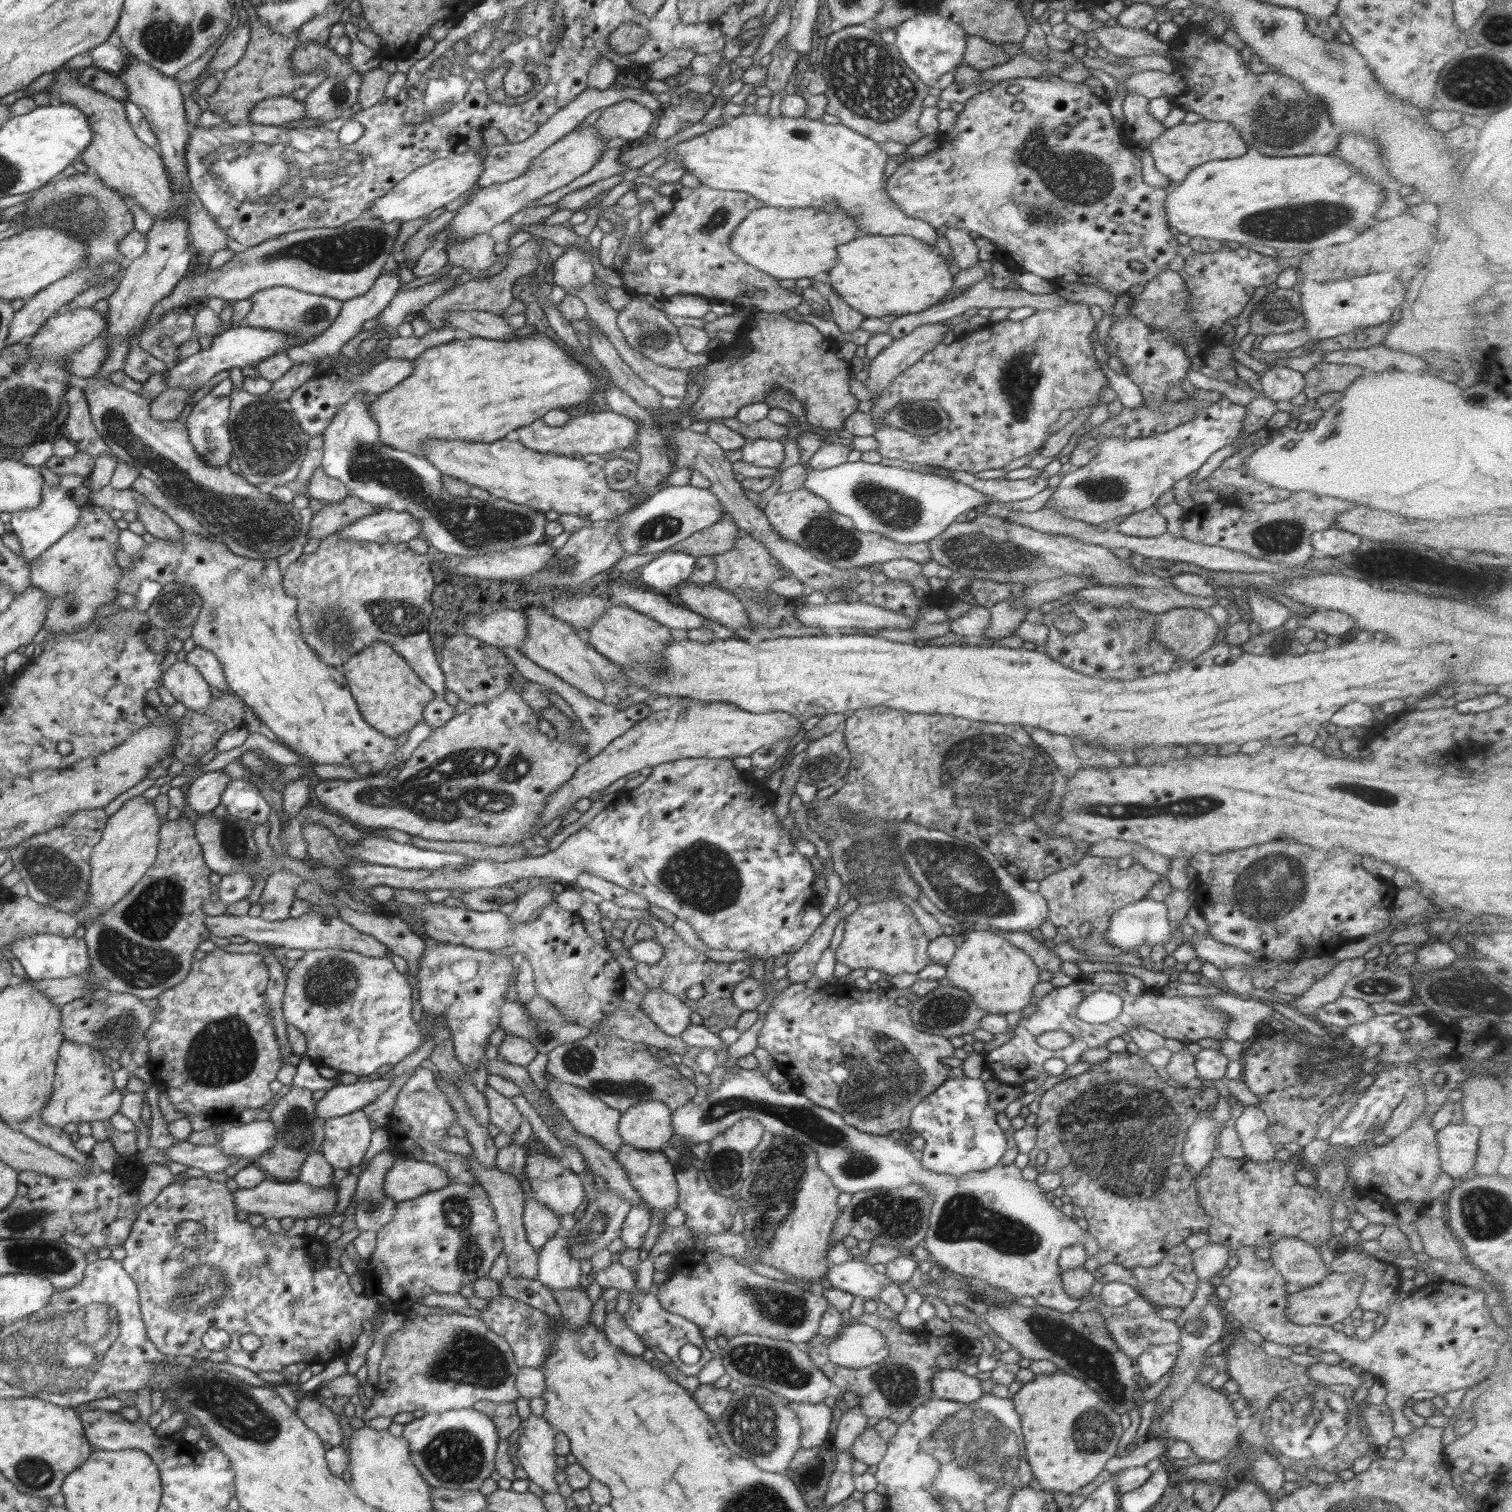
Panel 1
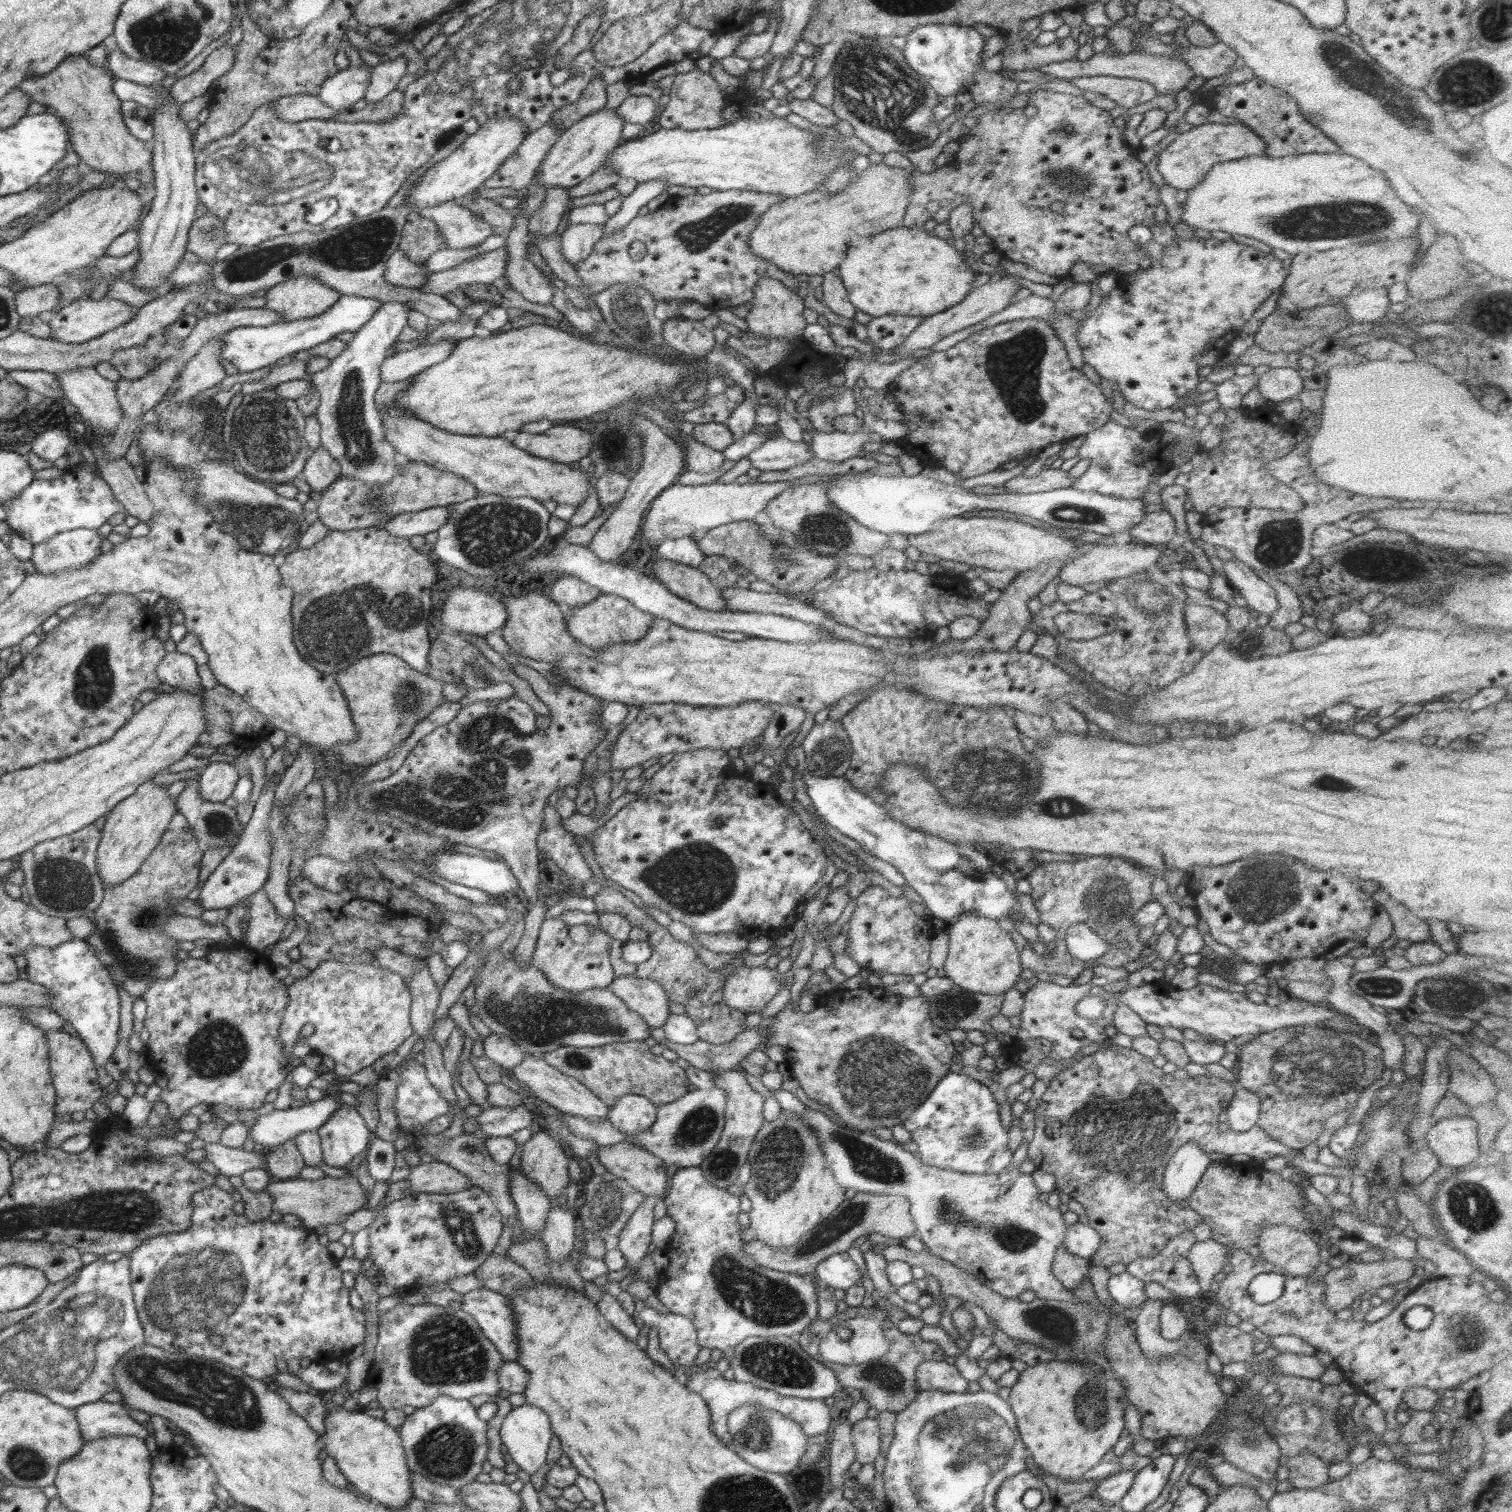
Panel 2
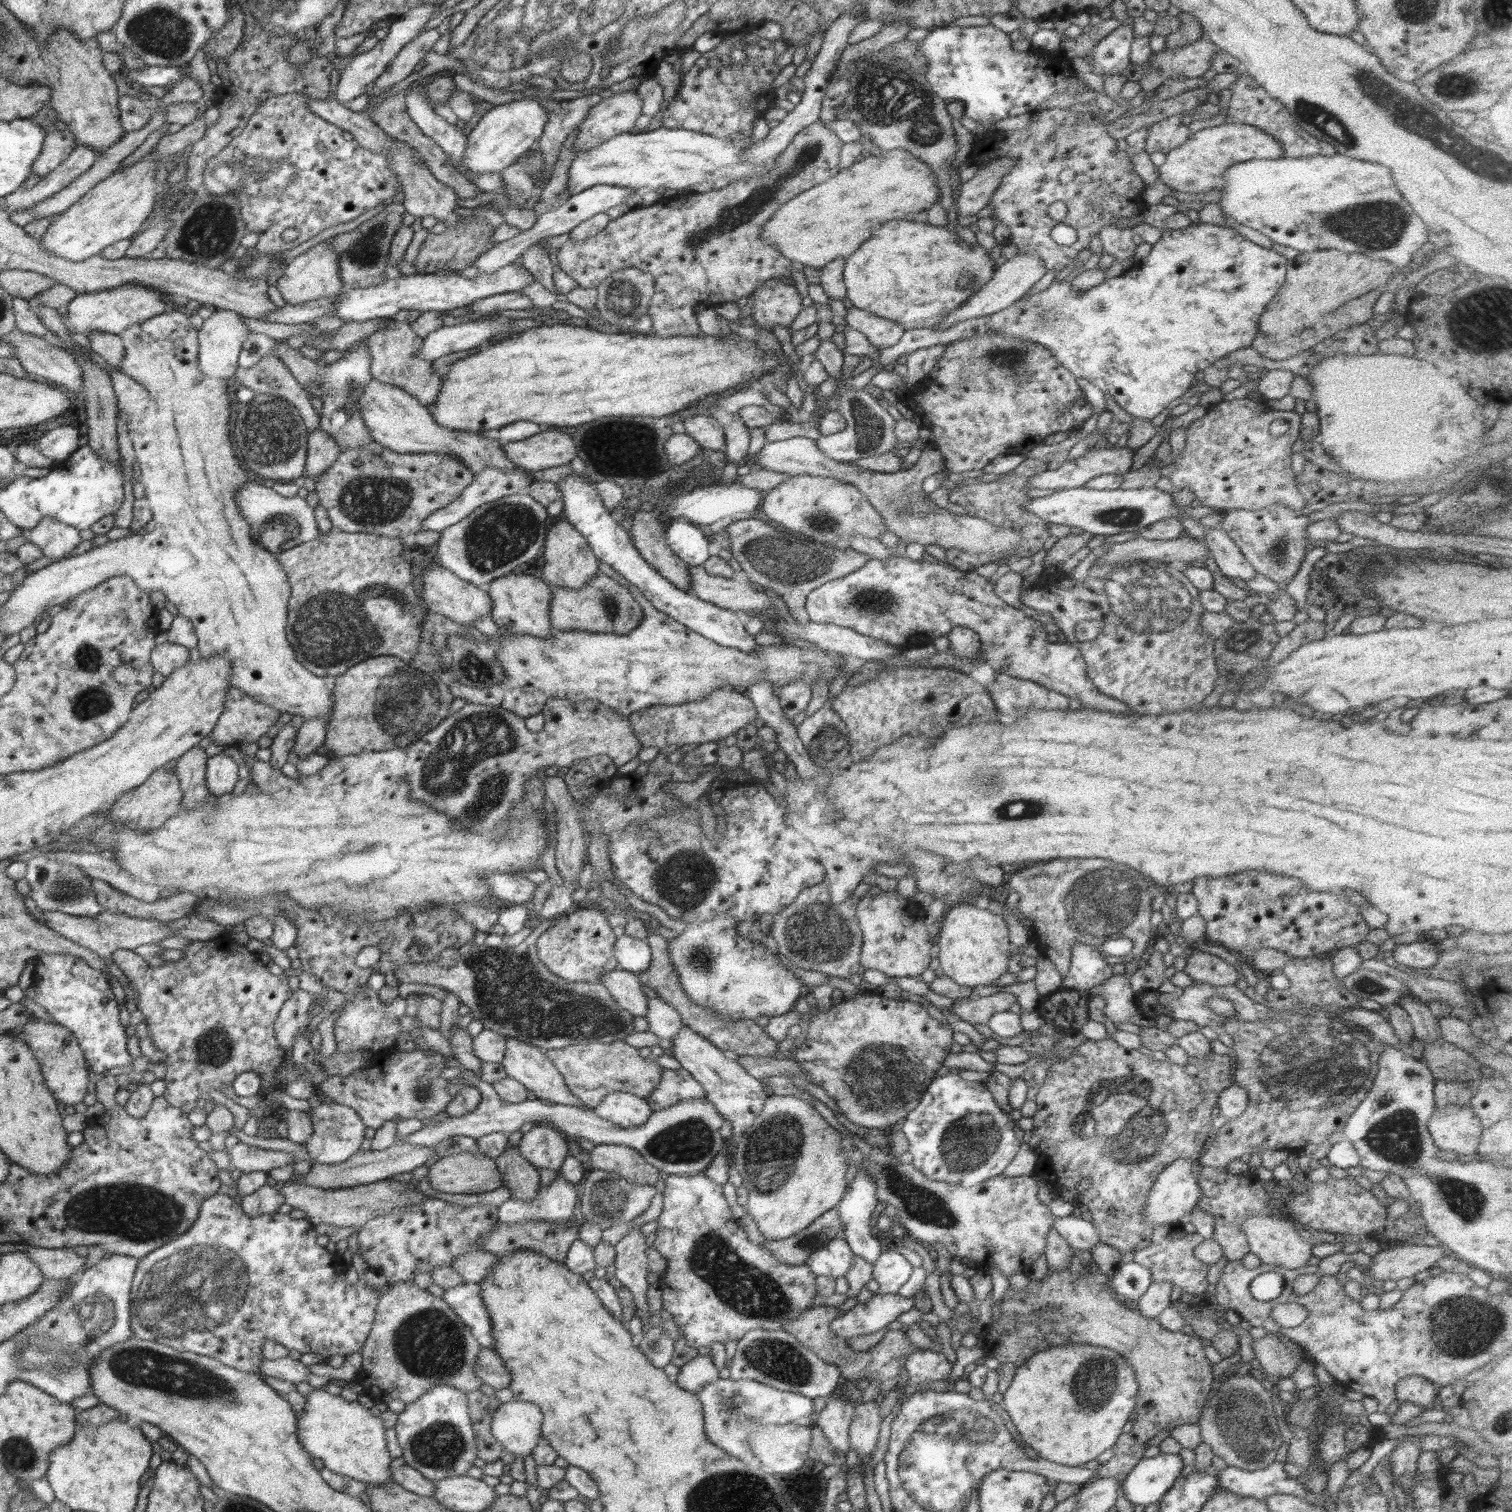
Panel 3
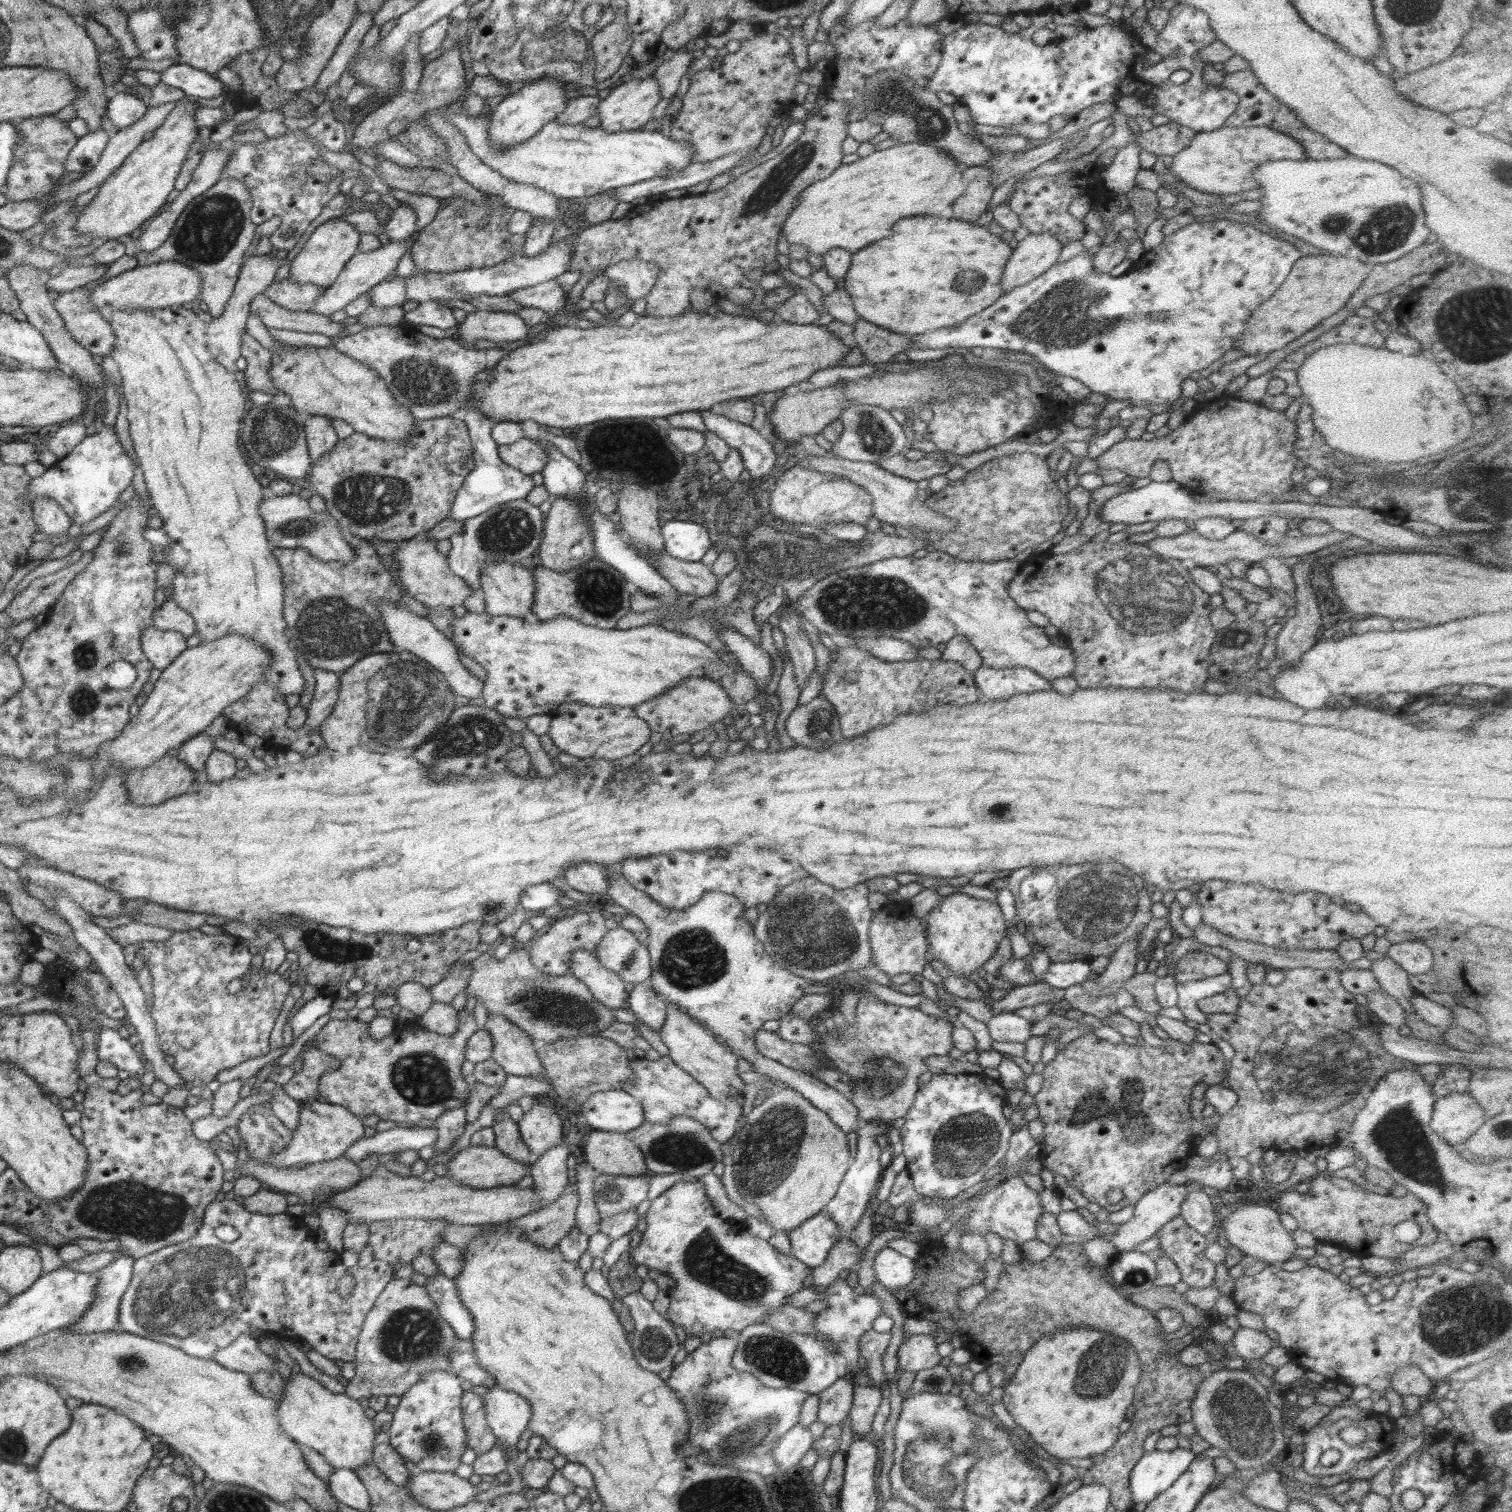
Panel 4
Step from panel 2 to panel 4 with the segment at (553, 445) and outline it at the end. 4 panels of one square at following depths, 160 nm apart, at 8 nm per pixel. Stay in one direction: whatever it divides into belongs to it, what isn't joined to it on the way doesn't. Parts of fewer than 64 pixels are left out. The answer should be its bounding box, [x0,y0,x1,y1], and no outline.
[498,436,548,476]

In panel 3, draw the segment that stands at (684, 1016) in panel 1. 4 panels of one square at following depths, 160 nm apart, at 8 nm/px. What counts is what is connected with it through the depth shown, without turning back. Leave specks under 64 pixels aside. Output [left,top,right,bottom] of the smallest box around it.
[601,968,648,1016]

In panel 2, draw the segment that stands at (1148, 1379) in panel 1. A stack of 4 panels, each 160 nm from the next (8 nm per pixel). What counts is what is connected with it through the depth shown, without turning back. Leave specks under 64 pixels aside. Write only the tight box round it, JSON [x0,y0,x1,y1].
[1132,1299,1184,1362]

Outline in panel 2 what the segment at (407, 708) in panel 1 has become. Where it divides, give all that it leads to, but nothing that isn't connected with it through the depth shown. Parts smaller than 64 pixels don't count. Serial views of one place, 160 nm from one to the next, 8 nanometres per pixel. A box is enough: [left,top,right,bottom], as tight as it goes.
[334,654,446,768]

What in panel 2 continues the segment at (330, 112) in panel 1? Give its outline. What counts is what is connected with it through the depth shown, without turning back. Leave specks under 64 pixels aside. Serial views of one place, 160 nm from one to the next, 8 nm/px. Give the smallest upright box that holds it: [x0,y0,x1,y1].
[317,66,370,112]

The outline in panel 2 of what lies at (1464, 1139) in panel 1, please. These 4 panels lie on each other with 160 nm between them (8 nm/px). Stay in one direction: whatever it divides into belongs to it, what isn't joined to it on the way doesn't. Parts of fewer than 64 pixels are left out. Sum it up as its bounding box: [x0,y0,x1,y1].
[1426,1116,1480,1171]

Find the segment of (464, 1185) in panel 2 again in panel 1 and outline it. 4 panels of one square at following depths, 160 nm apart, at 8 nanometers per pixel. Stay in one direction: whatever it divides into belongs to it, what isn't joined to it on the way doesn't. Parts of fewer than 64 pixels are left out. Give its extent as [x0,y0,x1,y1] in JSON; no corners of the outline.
[383,1156,450,1202]

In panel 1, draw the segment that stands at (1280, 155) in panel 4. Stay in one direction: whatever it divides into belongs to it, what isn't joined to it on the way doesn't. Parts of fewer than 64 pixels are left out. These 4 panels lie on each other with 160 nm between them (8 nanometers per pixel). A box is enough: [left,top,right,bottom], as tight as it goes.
[1147,119,1248,184]

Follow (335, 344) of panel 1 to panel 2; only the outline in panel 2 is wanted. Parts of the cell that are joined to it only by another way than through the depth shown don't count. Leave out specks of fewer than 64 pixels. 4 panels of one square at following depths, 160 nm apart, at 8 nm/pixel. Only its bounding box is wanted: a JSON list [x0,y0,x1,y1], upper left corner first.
[384,250,426,289]

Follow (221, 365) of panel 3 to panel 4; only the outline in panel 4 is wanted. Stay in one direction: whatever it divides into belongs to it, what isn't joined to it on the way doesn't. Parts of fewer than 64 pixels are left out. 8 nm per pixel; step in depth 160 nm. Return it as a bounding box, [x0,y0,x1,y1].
[206,254,282,372]

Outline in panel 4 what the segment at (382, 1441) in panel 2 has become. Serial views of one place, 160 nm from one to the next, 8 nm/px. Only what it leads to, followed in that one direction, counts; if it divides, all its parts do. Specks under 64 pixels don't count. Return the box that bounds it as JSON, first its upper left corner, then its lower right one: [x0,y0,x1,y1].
[276,1372,377,1471]

